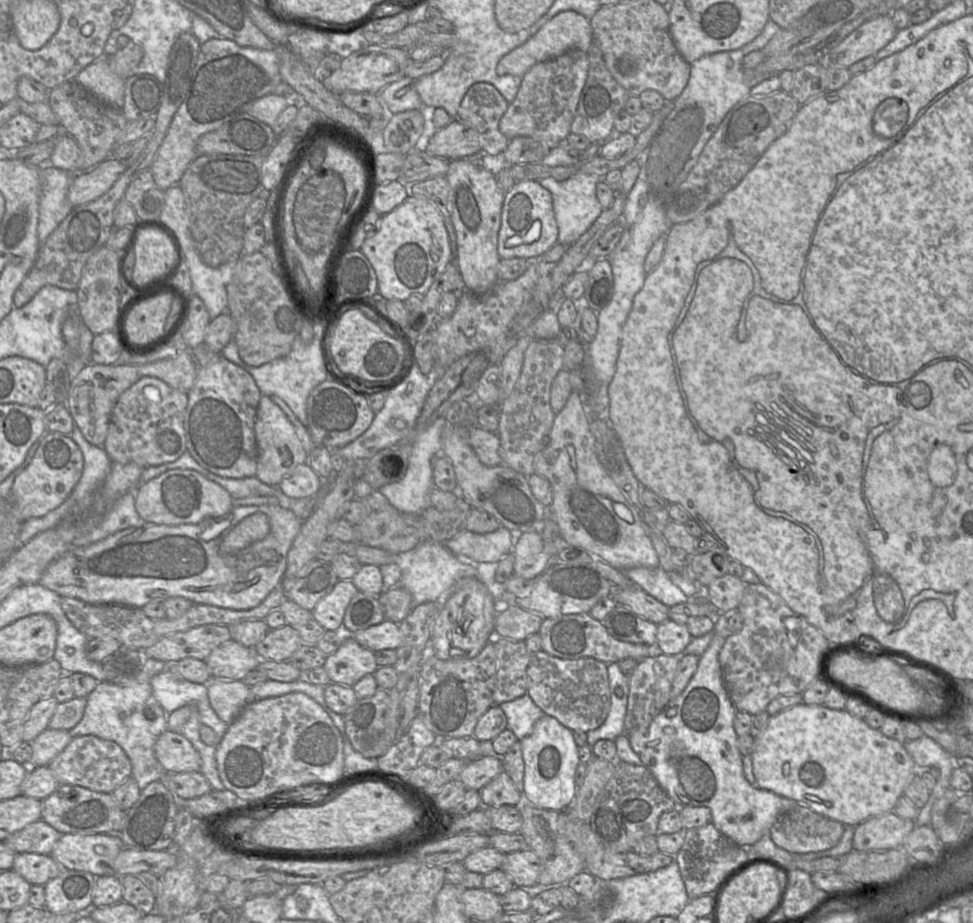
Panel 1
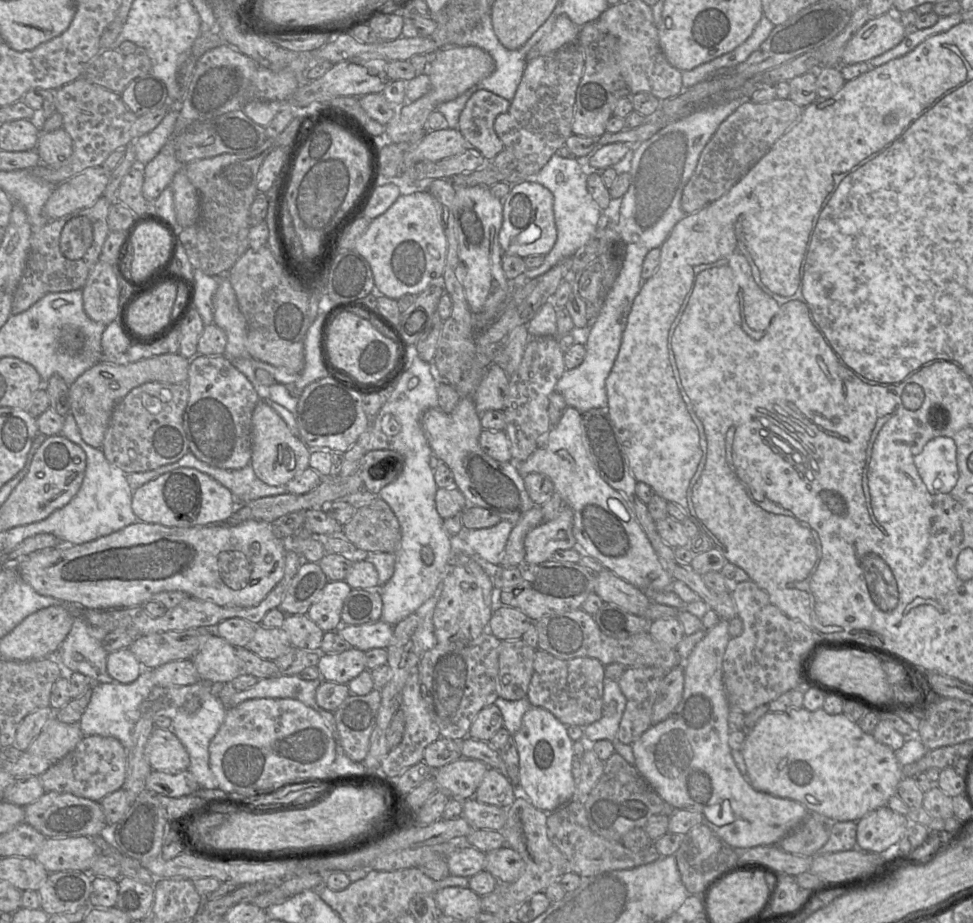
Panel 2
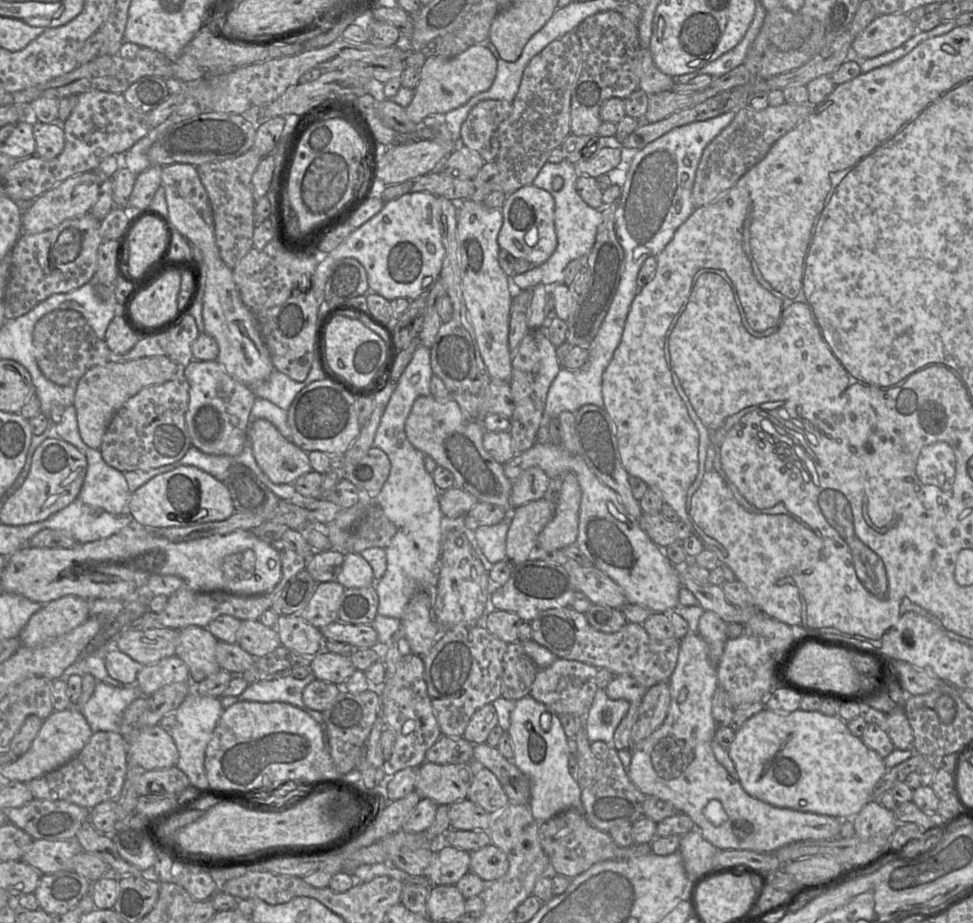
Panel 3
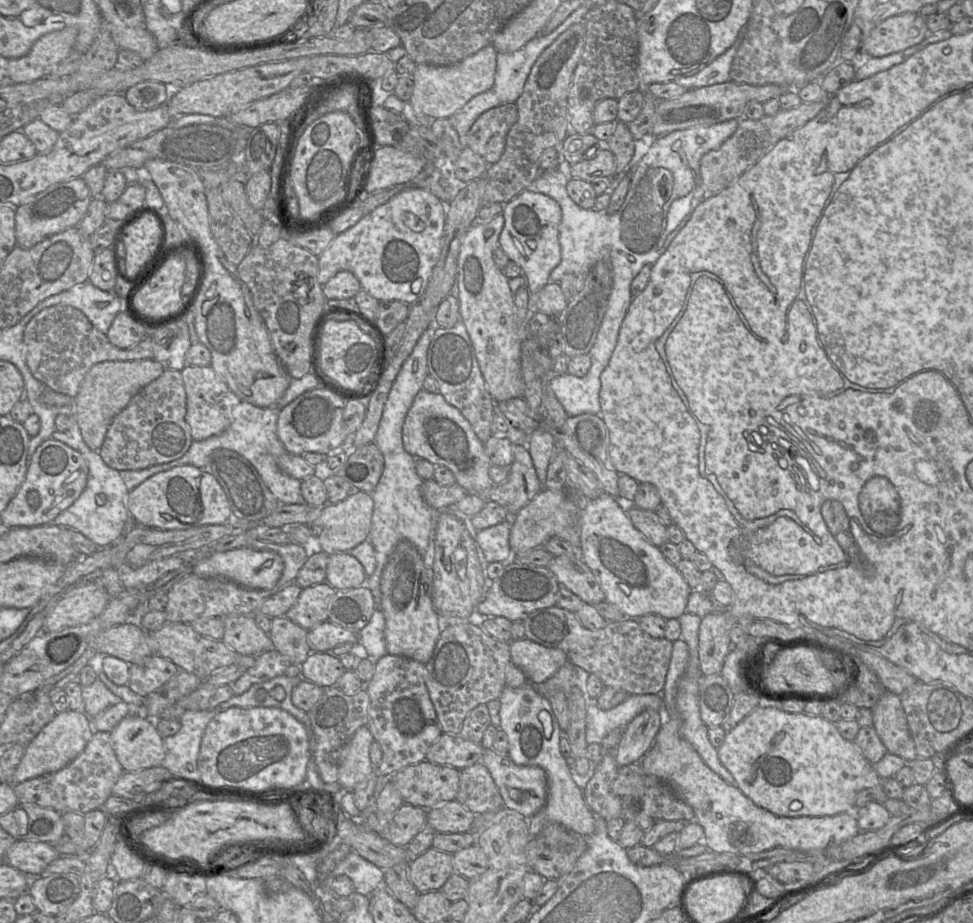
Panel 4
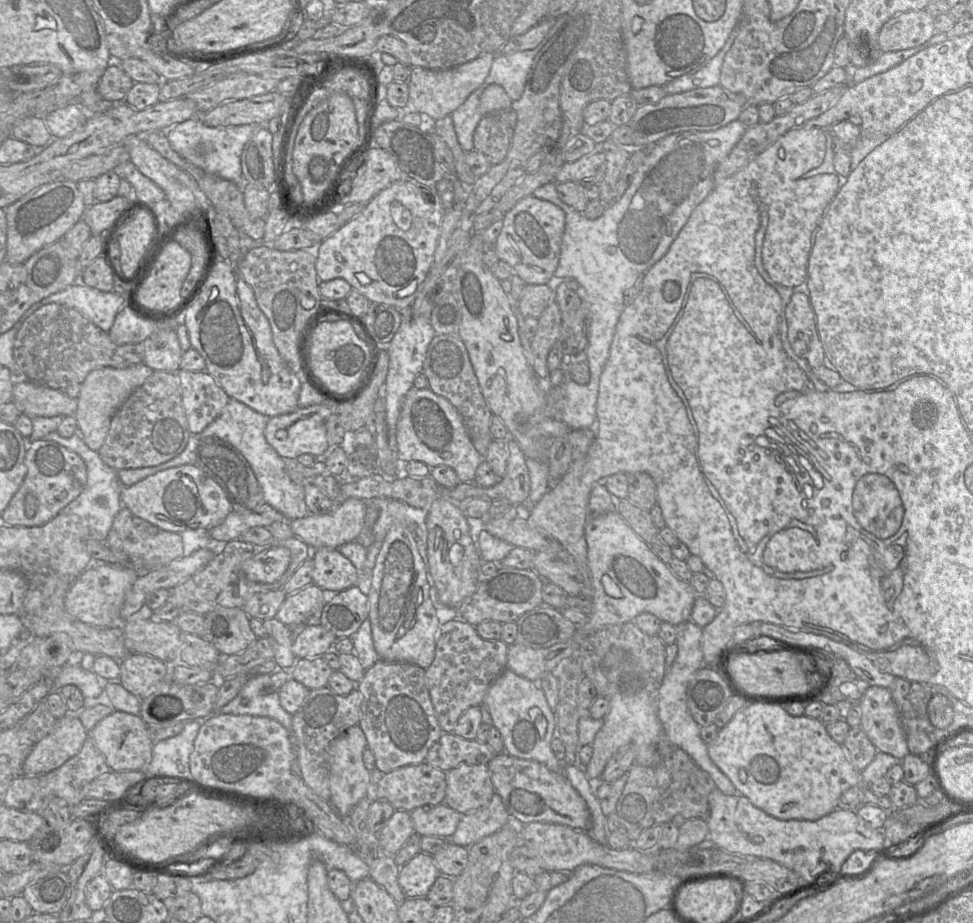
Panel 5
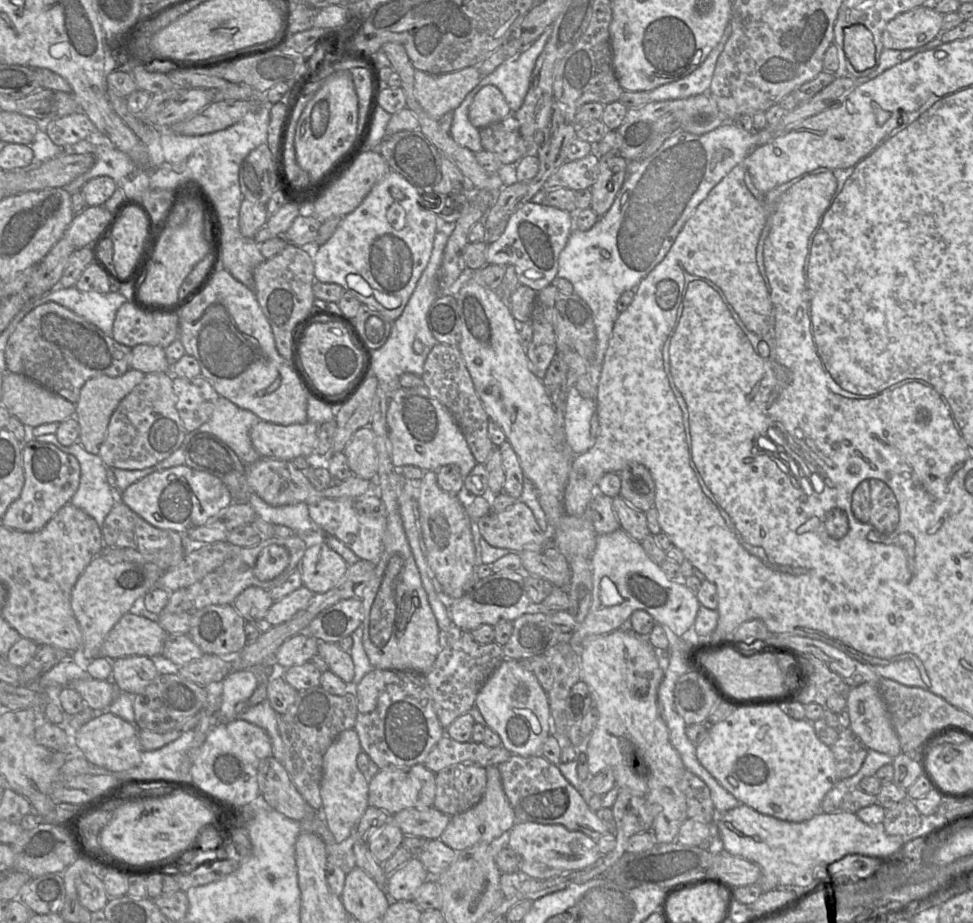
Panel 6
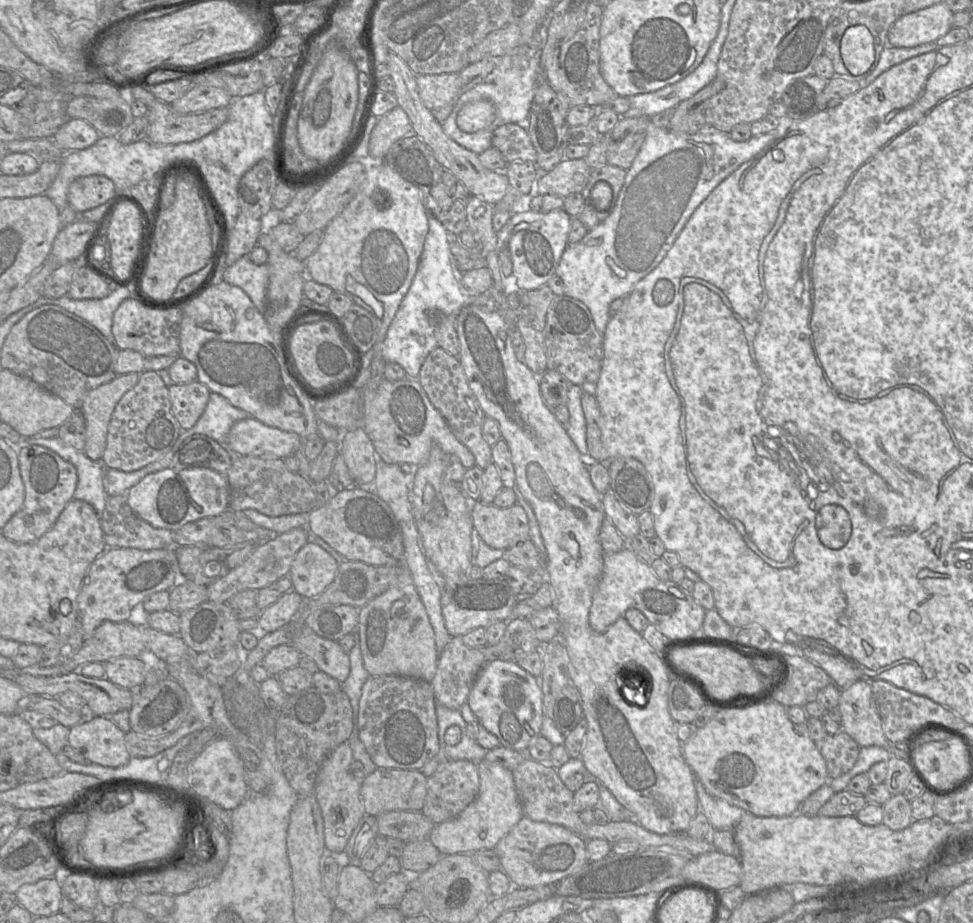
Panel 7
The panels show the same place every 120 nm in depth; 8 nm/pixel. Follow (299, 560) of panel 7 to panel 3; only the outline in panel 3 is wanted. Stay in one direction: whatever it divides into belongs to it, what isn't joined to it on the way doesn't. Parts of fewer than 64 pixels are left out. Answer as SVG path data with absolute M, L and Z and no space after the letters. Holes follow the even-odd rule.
M354 552L344 554L344 561L336 581L346 589L374 586L376 582L369 563Z

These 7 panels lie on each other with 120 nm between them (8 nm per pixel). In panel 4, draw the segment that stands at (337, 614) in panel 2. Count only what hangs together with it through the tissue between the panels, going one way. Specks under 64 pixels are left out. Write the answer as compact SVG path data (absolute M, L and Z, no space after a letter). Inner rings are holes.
M327 582L303 588L285 617L309 631L316 625L328 621L329 605L335 592L336 589Z

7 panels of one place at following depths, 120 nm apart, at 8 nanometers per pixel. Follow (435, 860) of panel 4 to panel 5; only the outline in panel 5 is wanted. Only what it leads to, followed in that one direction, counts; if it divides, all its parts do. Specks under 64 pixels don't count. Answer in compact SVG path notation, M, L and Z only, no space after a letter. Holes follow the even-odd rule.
M420 852L400 867L398 882L407 898L426 897L439 875L433 855Z

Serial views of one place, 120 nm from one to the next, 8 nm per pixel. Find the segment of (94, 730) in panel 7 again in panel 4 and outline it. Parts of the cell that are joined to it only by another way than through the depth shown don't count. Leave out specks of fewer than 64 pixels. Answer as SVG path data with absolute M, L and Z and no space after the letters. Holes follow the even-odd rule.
M134 711L123 718L110 734L114 752L124 772L161 766L166 756L164 738L158 732L155 721L144 715L142 711Z

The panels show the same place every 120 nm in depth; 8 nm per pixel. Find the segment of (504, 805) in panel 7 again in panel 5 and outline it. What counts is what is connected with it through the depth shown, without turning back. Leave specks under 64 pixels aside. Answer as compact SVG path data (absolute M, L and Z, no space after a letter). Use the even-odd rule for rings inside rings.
M494 793L489 804L461 816L457 829L449 841L455 845L470 847L509 822L510 815L501 797Z

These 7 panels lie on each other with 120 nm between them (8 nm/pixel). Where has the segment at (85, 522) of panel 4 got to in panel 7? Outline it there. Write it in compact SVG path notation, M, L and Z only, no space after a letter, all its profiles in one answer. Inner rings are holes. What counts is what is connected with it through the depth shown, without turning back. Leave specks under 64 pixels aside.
M30 438L25 443L48 448L71 463L77 471L77 486L74 499L89 503L101 515L105 509L108 494L105 491L104 465L88 458L84 451L67 446L59 438Z

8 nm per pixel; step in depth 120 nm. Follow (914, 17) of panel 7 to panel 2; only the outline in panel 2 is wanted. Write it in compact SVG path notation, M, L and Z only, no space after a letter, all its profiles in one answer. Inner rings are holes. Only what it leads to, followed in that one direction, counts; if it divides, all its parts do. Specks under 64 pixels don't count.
M894 11L870 18L849 40L841 64L868 62L897 46L906 36L906 28Z

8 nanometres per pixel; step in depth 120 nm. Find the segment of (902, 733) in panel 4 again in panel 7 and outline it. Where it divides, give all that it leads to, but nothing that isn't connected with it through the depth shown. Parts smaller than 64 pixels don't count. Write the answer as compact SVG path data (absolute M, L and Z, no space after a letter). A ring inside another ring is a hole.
M862 678L842 689L839 709L842 731L849 734L860 747L887 748L889 742L882 728L869 680Z

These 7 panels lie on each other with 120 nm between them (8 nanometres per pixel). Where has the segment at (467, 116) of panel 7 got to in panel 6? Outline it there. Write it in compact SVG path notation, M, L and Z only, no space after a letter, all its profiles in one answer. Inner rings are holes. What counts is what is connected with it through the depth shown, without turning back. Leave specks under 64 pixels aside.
M494 85L480 89L468 110L469 121L477 129L485 128L512 114L502 92Z

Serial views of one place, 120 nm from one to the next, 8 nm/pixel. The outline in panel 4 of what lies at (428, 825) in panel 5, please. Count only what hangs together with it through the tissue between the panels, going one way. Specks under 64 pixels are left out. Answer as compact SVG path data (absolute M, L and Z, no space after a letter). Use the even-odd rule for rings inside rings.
M456 800L427 810L427 823L440 833L470 832L474 829L475 819L476 814Z

